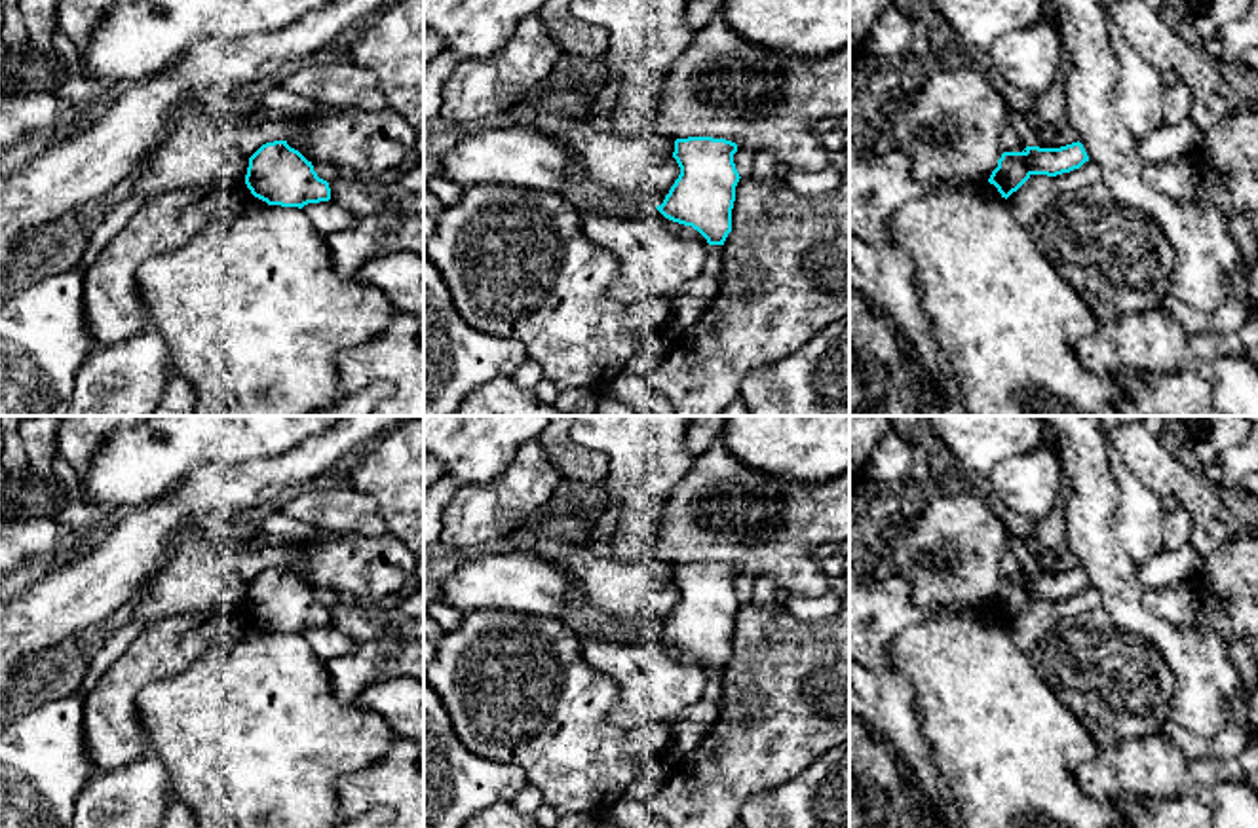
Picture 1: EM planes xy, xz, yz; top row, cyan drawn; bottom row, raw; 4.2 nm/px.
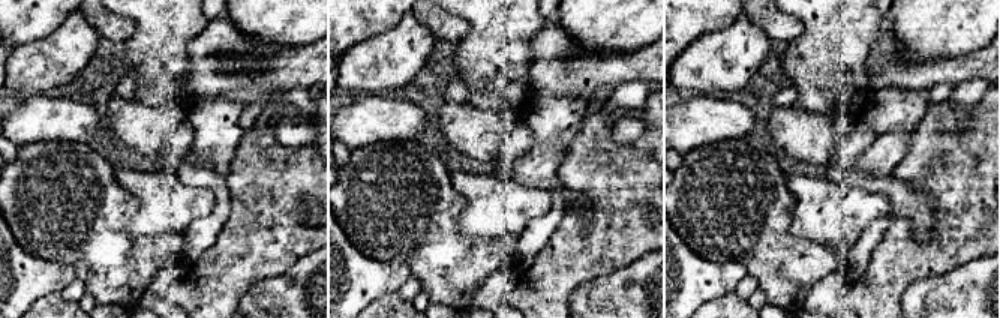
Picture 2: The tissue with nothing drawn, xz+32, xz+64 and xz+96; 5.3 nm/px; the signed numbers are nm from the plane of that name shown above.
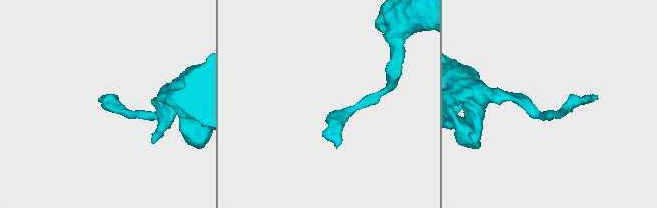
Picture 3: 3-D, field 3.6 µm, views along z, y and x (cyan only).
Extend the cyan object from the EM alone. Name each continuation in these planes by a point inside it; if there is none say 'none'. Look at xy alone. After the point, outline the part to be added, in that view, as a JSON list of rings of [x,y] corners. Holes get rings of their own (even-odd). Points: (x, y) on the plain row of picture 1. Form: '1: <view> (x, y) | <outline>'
none

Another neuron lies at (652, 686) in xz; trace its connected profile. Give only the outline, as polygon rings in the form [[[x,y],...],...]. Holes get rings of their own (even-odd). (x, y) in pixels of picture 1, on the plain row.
[[[642,630],[637,642],[610,642],[587,636],[581,655],[591,668],[602,672],[616,684],[618,703],[606,716],[606,722],[623,729],[650,722],[671,724],[705,693],[705,668],[673,659],[663,640],[650,630]]]

